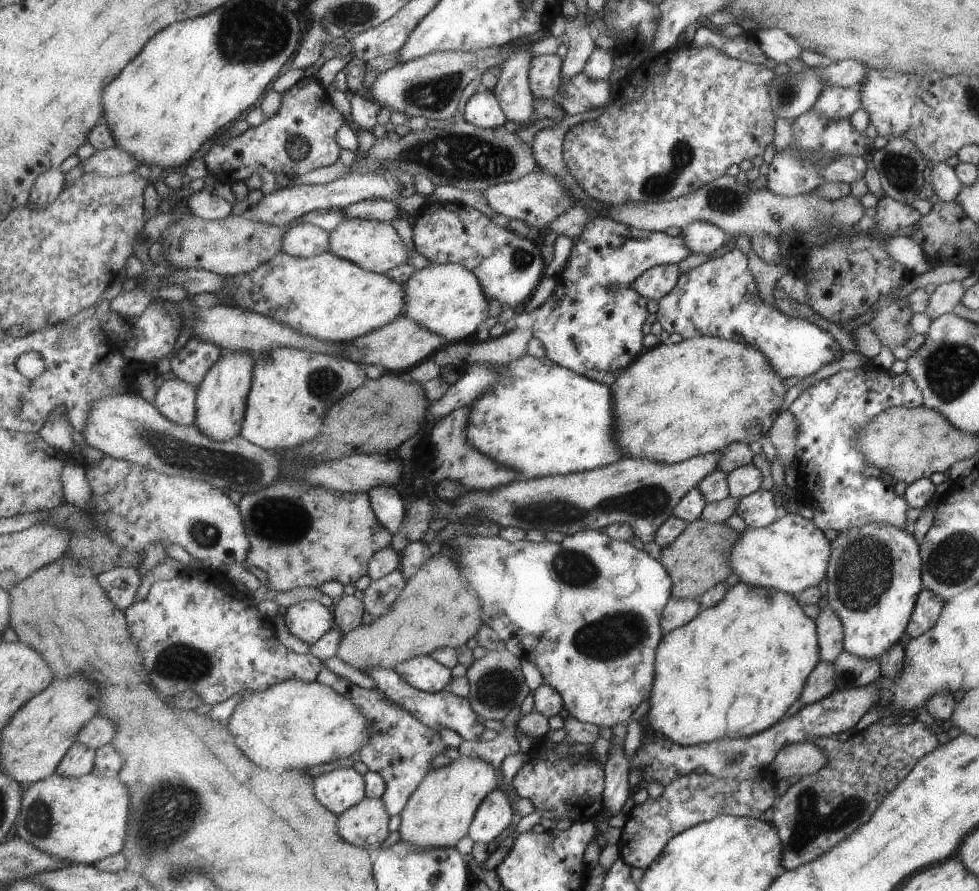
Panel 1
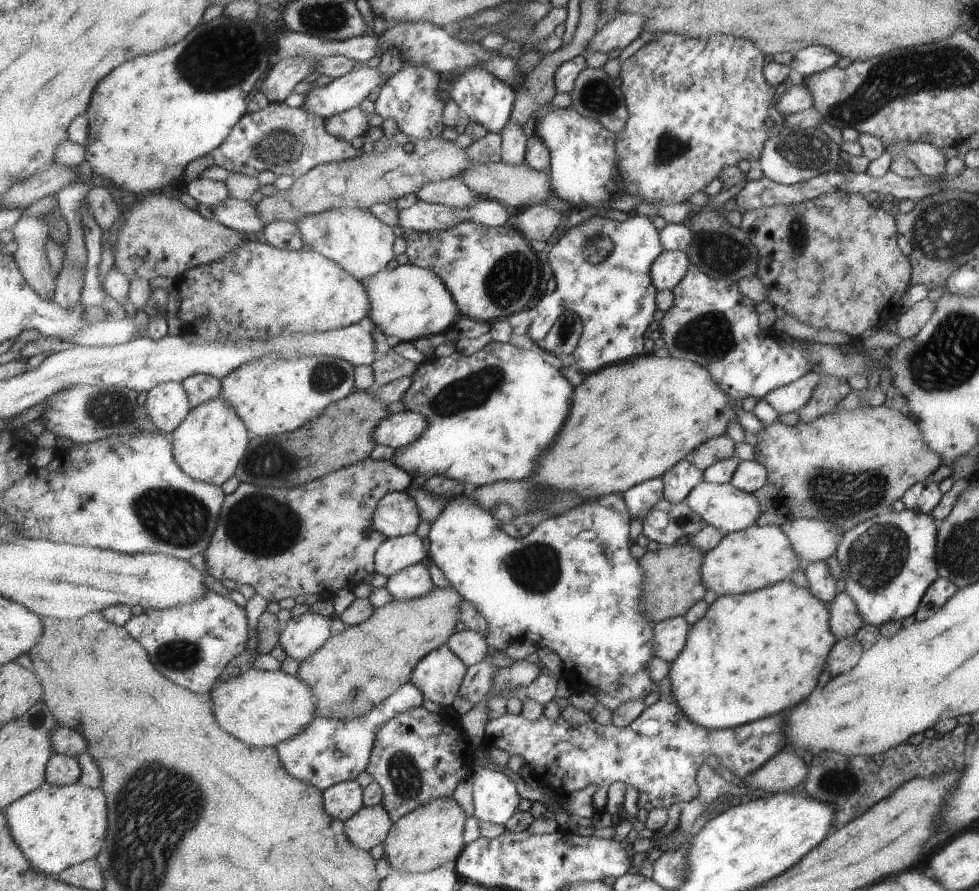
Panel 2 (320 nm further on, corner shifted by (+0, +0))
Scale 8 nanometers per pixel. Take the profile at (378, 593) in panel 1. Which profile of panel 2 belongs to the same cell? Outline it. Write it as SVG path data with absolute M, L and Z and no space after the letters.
M424 561L389 577L385 587L395 599L409 601L425 597L435 586L428 562Z

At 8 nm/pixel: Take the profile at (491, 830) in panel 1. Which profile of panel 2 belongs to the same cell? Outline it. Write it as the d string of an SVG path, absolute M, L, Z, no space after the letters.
M476 764L471 775L473 785L473 817L479 822L489 822L504 827L522 802L517 784L505 772L489 770Z

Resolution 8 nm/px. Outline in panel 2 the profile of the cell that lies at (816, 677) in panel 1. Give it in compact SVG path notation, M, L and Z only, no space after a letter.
M854 637L837 640L827 656L827 671L830 678L851 671L861 659L862 650L861 644Z

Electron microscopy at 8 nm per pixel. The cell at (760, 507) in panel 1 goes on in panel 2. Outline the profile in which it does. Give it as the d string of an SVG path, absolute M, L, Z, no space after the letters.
M702 479L698 485L689 490L687 497L682 501L689 505L706 525L713 526L723 534L739 531L755 524L760 515L759 506L751 493L743 493L728 483L709 483Z

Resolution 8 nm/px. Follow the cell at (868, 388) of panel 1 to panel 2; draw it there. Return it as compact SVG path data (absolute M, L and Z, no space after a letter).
M809 371L801 378L767 392L763 399L779 415L795 412L806 404L821 382L819 374Z

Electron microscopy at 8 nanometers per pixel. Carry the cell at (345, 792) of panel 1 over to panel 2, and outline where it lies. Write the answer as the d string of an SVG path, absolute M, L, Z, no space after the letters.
M344 781L324 792L324 806L330 816L345 823L365 807L364 789L359 782Z

